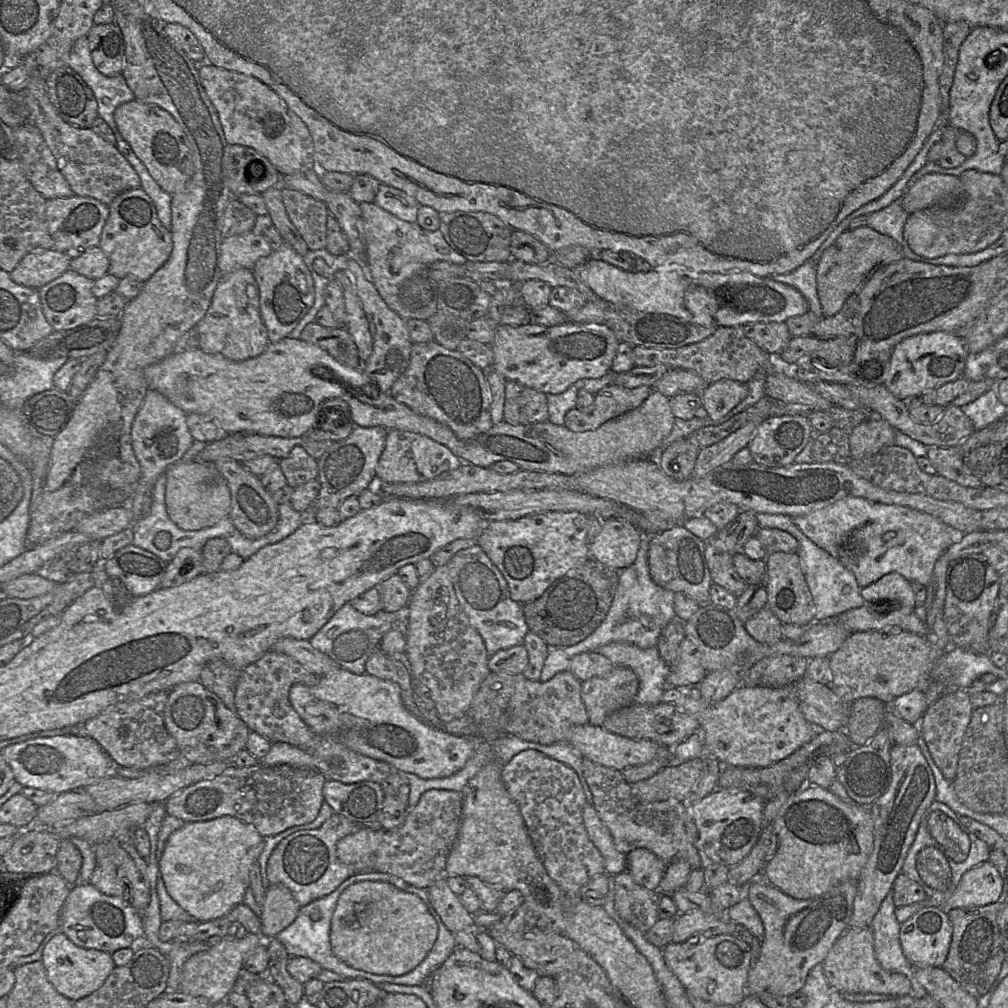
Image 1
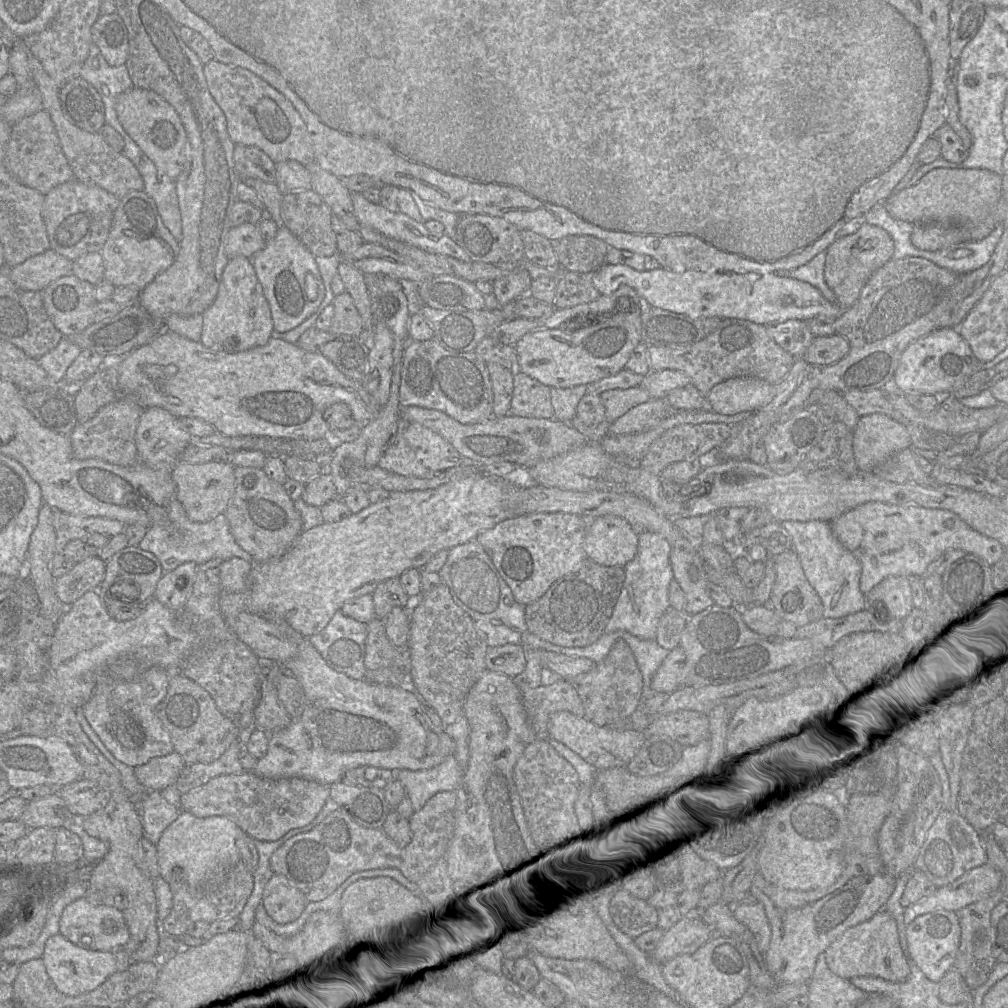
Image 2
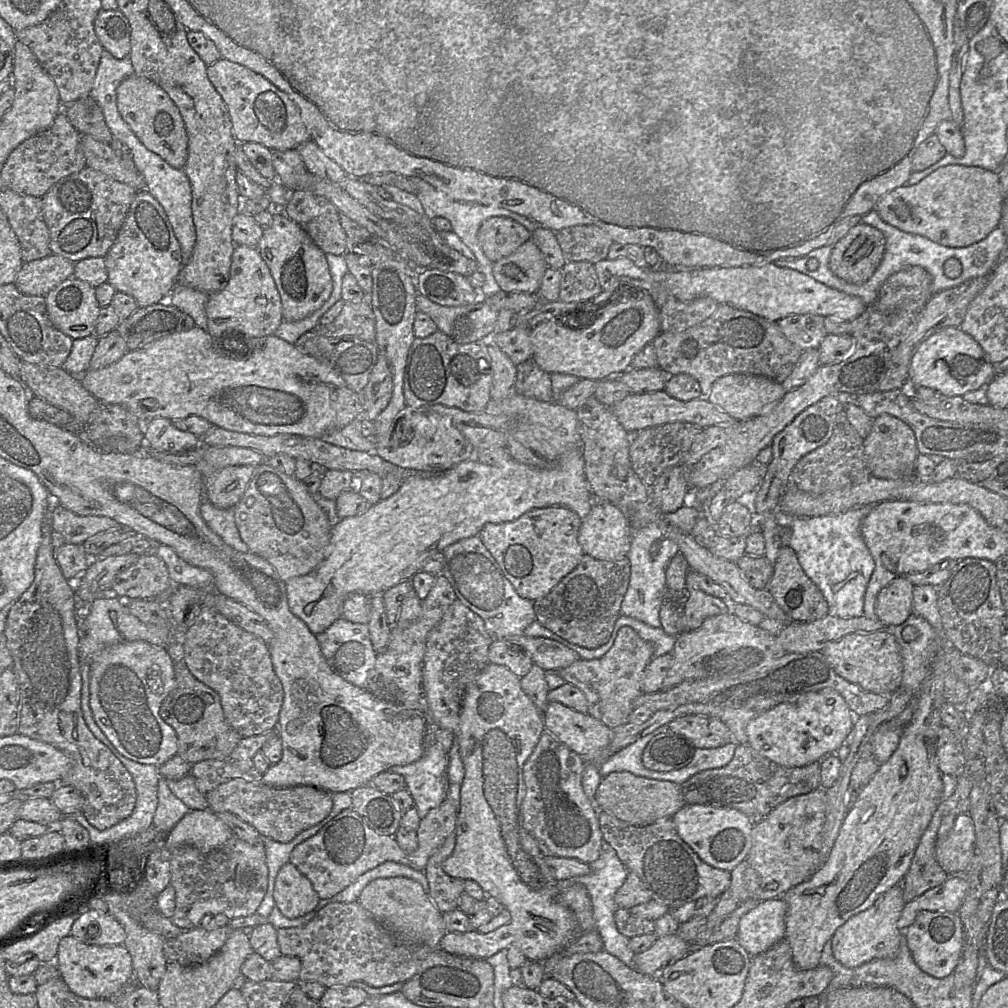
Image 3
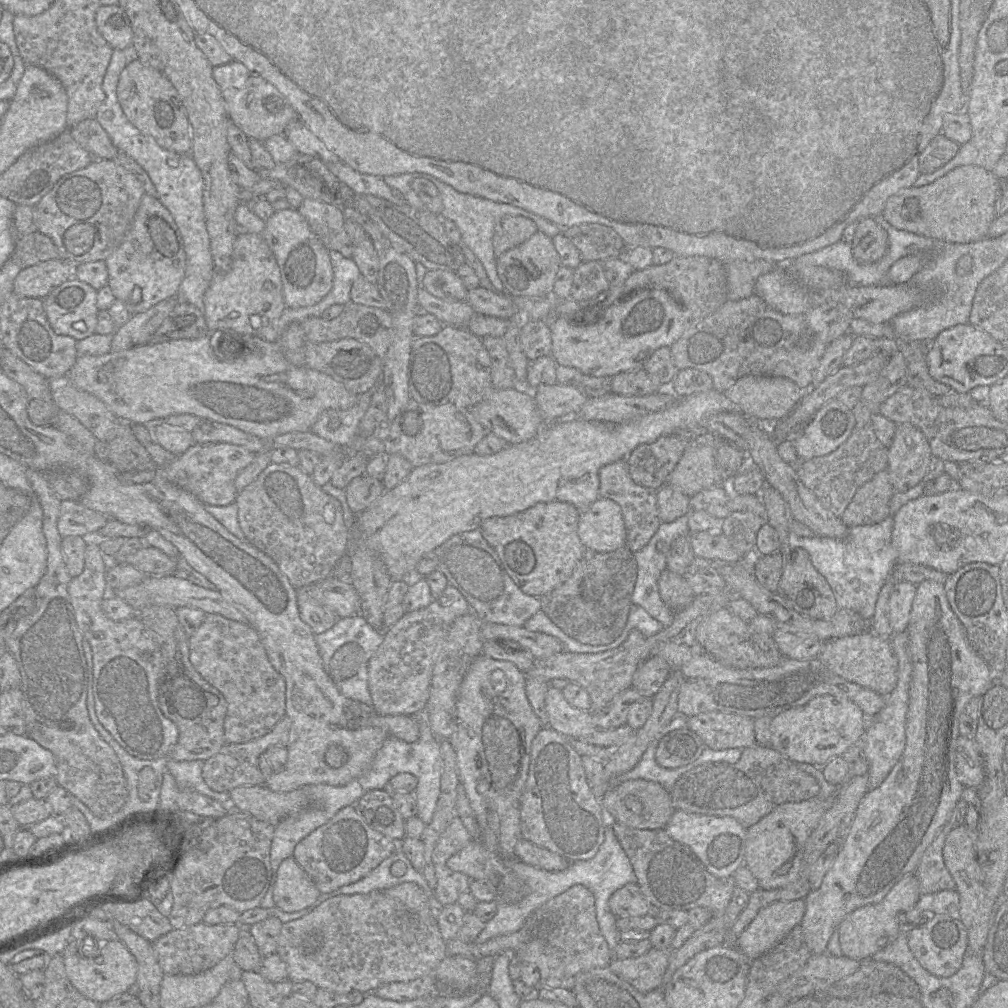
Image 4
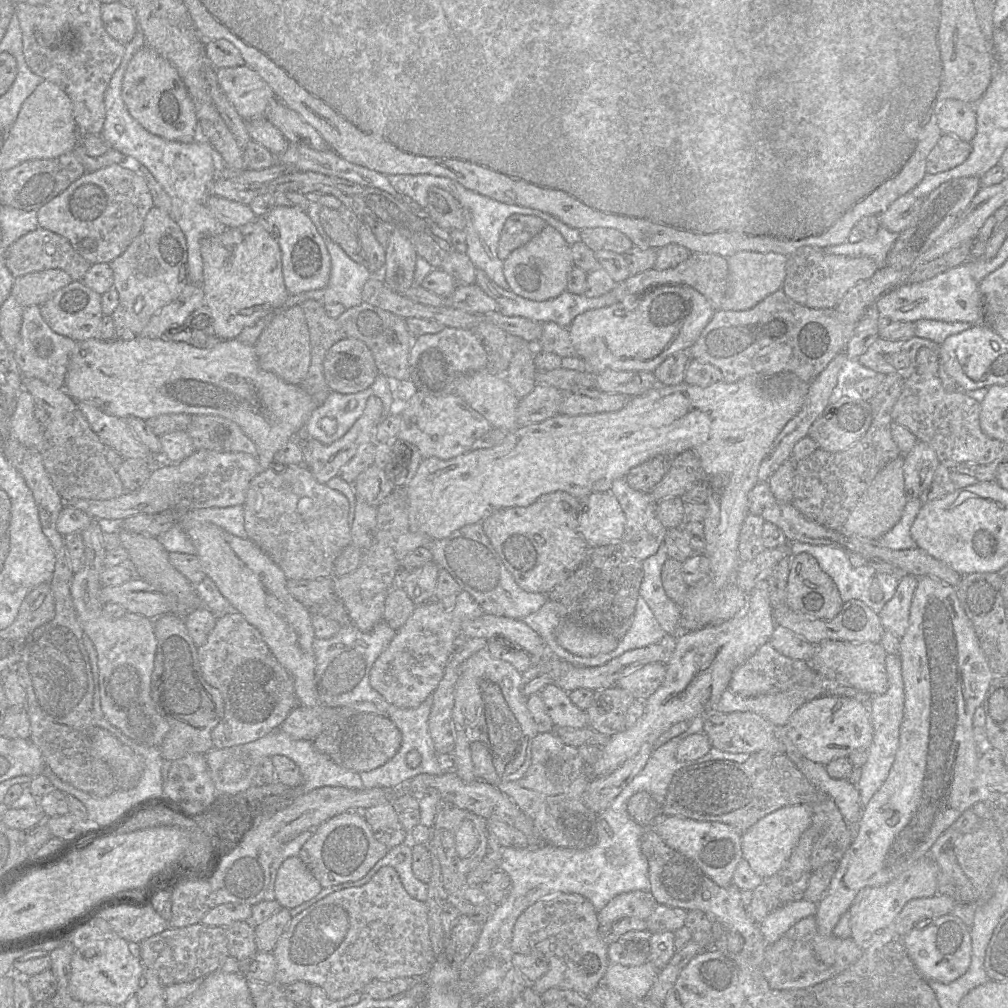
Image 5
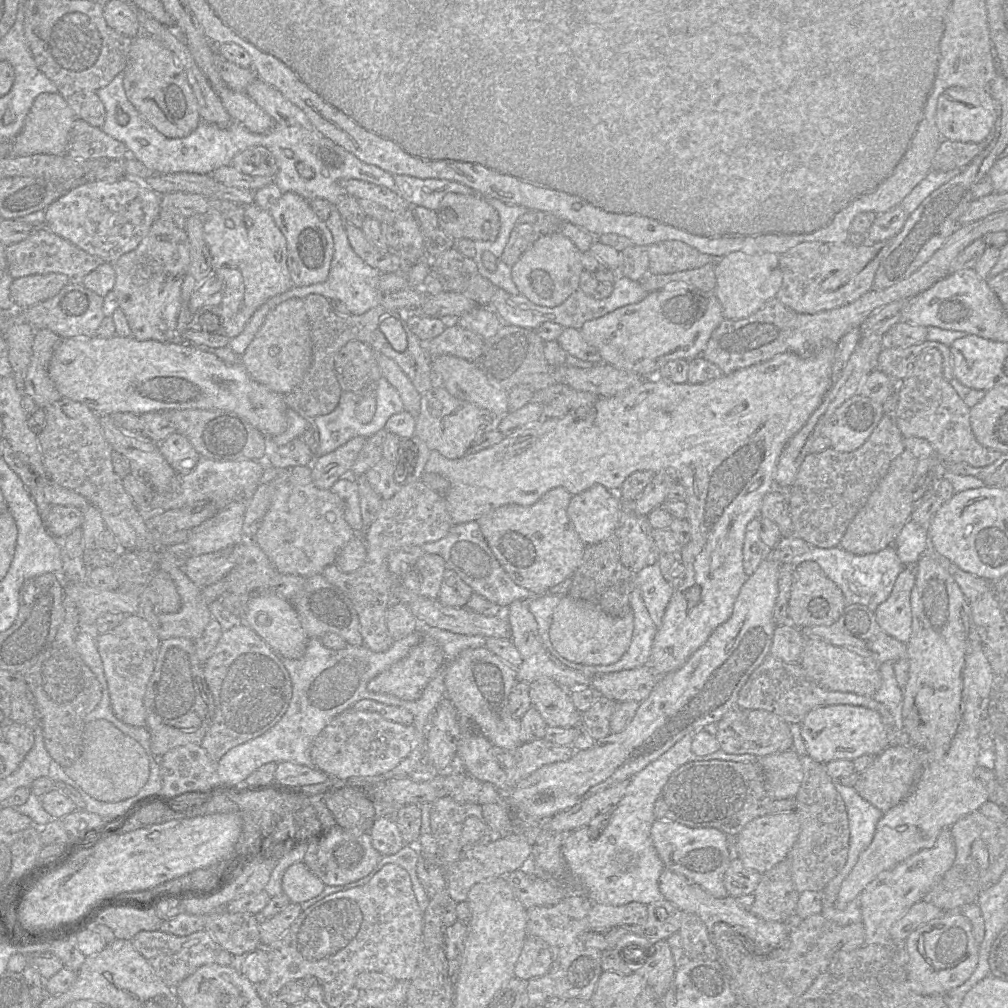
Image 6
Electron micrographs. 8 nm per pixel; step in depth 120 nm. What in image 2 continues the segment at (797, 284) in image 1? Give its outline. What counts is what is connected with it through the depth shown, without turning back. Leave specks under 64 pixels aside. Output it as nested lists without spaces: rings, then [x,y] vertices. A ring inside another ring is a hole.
[[[826,251],[817,254],[804,265],[791,270],[779,270],[775,274],[809,283],[818,289],[829,302],[836,303],[836,296],[824,279],[825,260]]]

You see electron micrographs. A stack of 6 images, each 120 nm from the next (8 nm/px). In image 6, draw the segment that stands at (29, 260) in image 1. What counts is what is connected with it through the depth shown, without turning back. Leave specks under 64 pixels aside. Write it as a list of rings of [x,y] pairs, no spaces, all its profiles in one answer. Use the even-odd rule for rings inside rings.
[[[60,273],[24,276],[13,280],[10,295],[17,309],[27,309],[53,298],[69,283]]]

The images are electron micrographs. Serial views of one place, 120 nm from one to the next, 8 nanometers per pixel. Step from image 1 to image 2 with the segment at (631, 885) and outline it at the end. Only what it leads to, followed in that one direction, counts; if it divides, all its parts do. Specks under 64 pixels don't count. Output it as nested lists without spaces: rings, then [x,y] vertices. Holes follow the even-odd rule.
[[[620,888],[611,898],[609,911],[615,925],[633,939],[657,927],[658,910]]]

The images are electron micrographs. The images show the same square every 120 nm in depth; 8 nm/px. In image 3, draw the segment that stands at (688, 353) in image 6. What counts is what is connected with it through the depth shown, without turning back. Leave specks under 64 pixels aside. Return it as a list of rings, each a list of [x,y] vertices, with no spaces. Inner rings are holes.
[[[626,290],[623,292],[625,296],[621,300],[615,300],[612,304],[606,305],[604,308],[597,311],[594,320],[591,319],[590,321],[580,321],[575,322],[572,321],[571,325],[567,325],[565,323],[565,319],[560,322],[560,317],[558,319],[551,319],[540,323],[539,325],[530,329],[530,340],[533,348],[533,356],[532,360],[536,362],[536,364],[545,372],[552,374],[552,373],[562,373],[562,374],[569,374],[578,377],[579,379],[589,379],[593,381],[600,381],[606,378],[615,378],[627,371],[630,366],[633,357],[642,350],[646,345],[651,344],[653,340],[661,333],[660,331],[660,317],[657,306],[651,296],[651,294],[644,290]]]

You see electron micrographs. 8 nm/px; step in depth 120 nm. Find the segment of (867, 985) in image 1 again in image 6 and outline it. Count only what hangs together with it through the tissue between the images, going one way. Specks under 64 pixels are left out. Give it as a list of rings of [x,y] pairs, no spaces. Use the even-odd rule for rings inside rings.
[[[949,828],[942,830],[935,845],[910,856],[893,868],[883,871],[859,895],[865,945],[890,939],[892,925],[916,902],[922,900],[943,875],[954,865],[955,844]]]

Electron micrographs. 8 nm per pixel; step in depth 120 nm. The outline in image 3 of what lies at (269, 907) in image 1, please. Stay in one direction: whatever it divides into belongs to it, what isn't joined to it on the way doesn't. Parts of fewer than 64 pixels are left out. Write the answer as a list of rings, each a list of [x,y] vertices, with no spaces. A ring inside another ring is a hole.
[[[290,862],[278,871],[273,886],[274,905],[281,914],[296,919],[312,911],[319,896],[311,882]]]

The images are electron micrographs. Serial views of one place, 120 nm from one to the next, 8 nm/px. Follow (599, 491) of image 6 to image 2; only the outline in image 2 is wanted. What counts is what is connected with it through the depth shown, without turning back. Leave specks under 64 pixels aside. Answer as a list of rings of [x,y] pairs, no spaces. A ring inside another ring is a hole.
[[[604,515],[595,518],[587,530],[584,551],[587,558],[603,566],[625,566],[637,552],[638,534],[623,518]]]

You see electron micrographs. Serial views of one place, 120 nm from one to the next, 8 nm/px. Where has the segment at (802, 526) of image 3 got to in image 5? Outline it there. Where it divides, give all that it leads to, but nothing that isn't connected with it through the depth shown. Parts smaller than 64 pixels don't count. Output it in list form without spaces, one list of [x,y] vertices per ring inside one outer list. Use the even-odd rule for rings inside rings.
[[[920,498],[908,500],[899,522],[876,542],[892,550],[917,548],[915,541],[911,537],[910,530],[921,506]],[[799,541],[788,542],[789,553],[796,555],[802,552],[812,555],[821,569],[836,584],[843,603],[856,599],[866,604],[873,612],[879,614],[884,605],[892,598],[899,580],[887,573],[879,572],[869,565],[854,567],[849,559],[849,552],[842,547],[832,545],[812,545]]]

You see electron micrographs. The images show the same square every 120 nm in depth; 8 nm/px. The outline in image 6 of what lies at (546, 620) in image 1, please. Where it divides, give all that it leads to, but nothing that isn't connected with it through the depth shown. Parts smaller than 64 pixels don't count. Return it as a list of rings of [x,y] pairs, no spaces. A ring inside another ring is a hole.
[[[616,533],[593,545],[586,545],[579,566],[571,577],[567,595],[596,604],[613,617],[622,617],[630,611],[630,594],[637,587],[637,573],[627,568],[620,557],[620,541]]]

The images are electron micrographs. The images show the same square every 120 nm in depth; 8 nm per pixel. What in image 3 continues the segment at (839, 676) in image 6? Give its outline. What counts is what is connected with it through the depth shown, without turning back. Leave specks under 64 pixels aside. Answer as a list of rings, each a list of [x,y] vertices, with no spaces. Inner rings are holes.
[[[890,629],[848,634],[828,644],[822,652],[839,676],[865,691],[890,696],[901,687],[903,661],[898,642]]]

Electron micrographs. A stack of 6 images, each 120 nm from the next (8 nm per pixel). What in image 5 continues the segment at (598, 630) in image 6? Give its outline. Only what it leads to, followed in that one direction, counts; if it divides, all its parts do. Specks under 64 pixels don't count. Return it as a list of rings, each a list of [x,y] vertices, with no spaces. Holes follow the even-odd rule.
[[[562,620],[556,630],[557,643],[572,654],[595,656],[613,651],[618,639],[589,626]]]

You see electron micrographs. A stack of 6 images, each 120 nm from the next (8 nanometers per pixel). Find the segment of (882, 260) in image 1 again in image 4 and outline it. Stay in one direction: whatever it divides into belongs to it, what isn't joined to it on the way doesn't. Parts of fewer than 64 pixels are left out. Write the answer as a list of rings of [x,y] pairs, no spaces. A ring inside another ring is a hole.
[[[873,217],[864,218],[858,225],[850,243],[853,258],[859,264],[871,264],[885,254],[888,248],[887,233]]]

